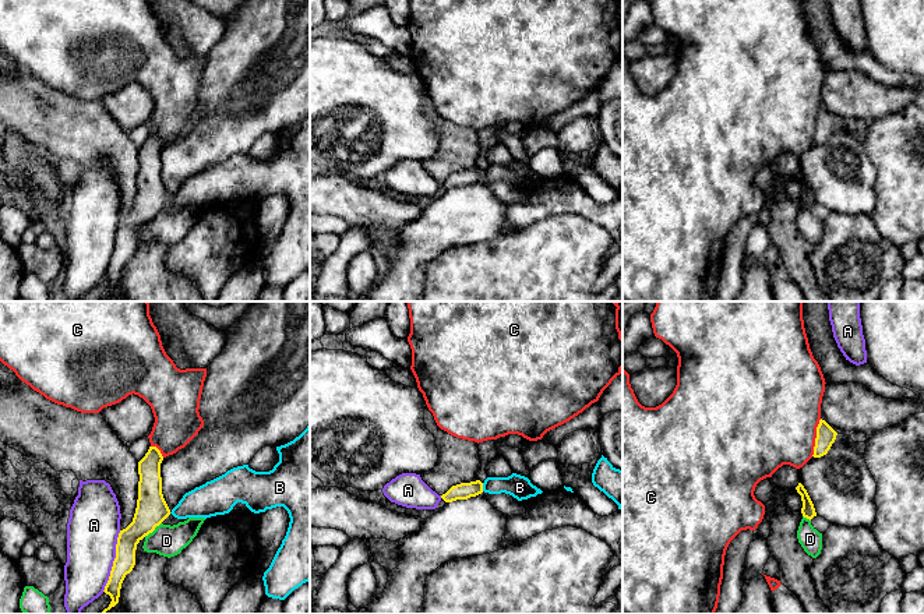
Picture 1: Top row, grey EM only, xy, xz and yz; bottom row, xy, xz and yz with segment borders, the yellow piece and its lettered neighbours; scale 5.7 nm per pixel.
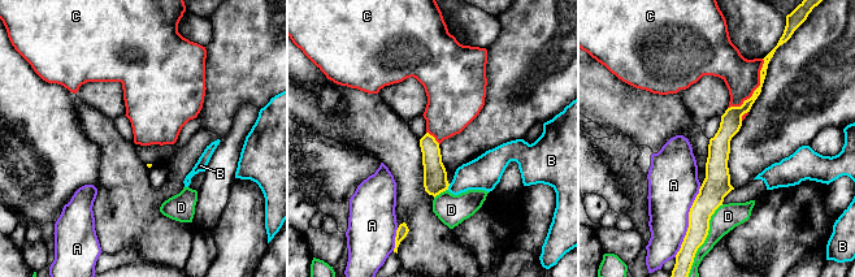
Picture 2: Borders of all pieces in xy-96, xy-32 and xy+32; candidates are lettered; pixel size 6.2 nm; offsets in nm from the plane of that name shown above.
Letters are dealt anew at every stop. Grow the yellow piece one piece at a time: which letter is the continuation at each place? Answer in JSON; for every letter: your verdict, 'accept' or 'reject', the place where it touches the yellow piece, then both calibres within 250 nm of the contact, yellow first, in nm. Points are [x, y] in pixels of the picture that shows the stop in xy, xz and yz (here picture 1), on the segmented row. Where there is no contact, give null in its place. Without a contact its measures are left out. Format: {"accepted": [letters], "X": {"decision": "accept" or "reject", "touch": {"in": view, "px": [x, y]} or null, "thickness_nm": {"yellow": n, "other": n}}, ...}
{"accepted": [], "A": {"decision": "reject", "touch": {"in": "xy", "px": [113, 561]}, "thickness_nm": {"yellow": 120, "other": 300}}, "B": {"decision": "reject", "touch": {"in": "xz", "px": [482, 487]}, "thickness_nm": {"yellow": 100, "other": 140}}, "C": {"decision": "reject", "touch": {"in": "yz", "px": [817, 437]}, "thickness_nm": {"yellow": 110, "other": 460}}, "D": {"decision": "reject", "touch": {"in": "xy", "px": [152, 530]}, "thickness_nm": {"yellow": 180, "other": 180}}}

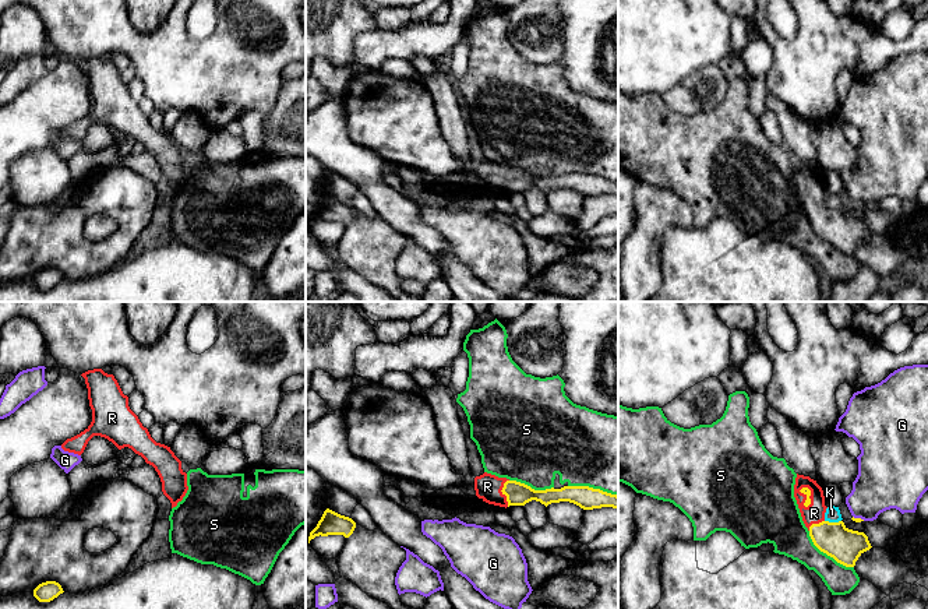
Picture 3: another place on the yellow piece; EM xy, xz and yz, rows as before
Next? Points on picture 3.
{"accepted": ["R"], "G": {"decision": "reject", "touch": {"in": "yz", "px": [858, 518]}, "thickness_nm": {"yellow": 30, "other": 300}}, "K": {"decision": "reject", "touch": {"in": "yz", "px": [833, 523]}, "thickness_nm": {"yellow": 200, "other": 90}}, "R": {"decision": "accept", "touch": {"in": "xz", "px": [503, 493]}, "thickness_nm": {"yellow": 130, "other": 150}}, "S": {"decision": "reject", "touch": {"in": "yz", "px": [828, 555]}, "thickness_nm": {"yellow": 200, "other": 220}}}

